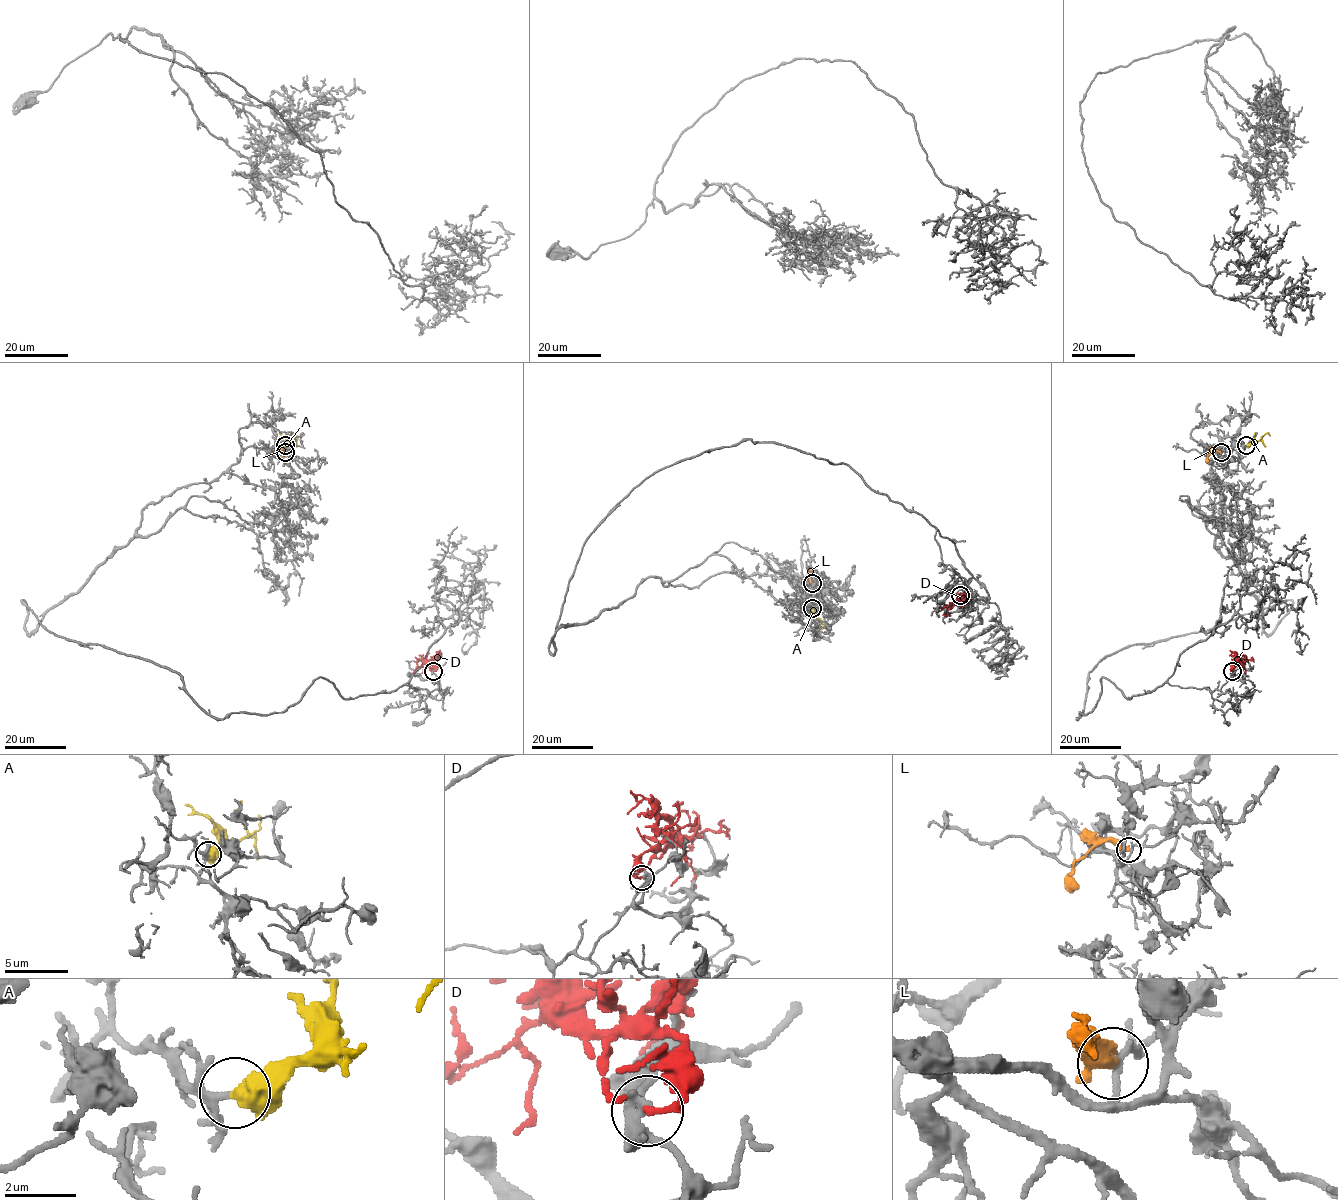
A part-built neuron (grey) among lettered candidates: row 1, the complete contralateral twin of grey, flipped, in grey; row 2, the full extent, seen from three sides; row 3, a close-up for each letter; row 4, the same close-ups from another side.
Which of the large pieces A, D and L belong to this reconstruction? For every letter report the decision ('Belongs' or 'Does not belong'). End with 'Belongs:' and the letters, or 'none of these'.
A: Belongs
D: Does not belong
L: Does not belong
Belongs: A

